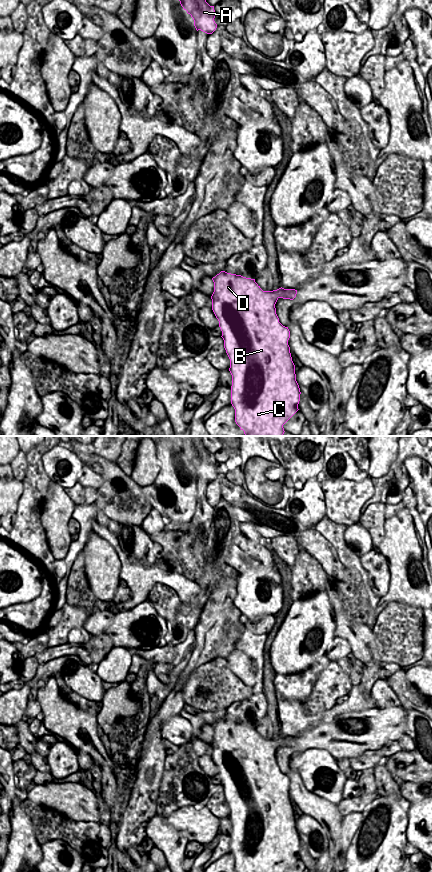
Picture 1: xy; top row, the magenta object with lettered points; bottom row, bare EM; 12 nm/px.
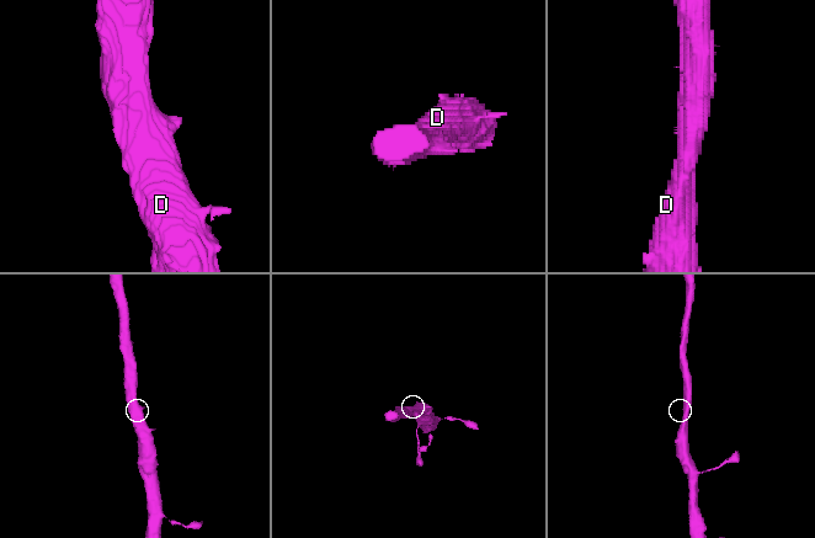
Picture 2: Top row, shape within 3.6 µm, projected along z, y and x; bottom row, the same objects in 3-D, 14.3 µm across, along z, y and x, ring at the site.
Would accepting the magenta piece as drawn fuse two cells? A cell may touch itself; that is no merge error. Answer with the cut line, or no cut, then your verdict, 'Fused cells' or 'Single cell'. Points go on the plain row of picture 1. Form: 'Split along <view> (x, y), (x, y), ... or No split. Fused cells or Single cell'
No split. Single cell

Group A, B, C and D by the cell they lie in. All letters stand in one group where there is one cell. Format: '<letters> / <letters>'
A B C D

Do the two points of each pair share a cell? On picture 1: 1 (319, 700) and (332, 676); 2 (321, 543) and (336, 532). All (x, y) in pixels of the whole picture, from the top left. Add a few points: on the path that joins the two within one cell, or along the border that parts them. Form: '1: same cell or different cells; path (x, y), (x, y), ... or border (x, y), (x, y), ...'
1: same cell; path (324, 694), (332, 682)
2: different cells; border (313, 527), (330, 543), (339, 558)

